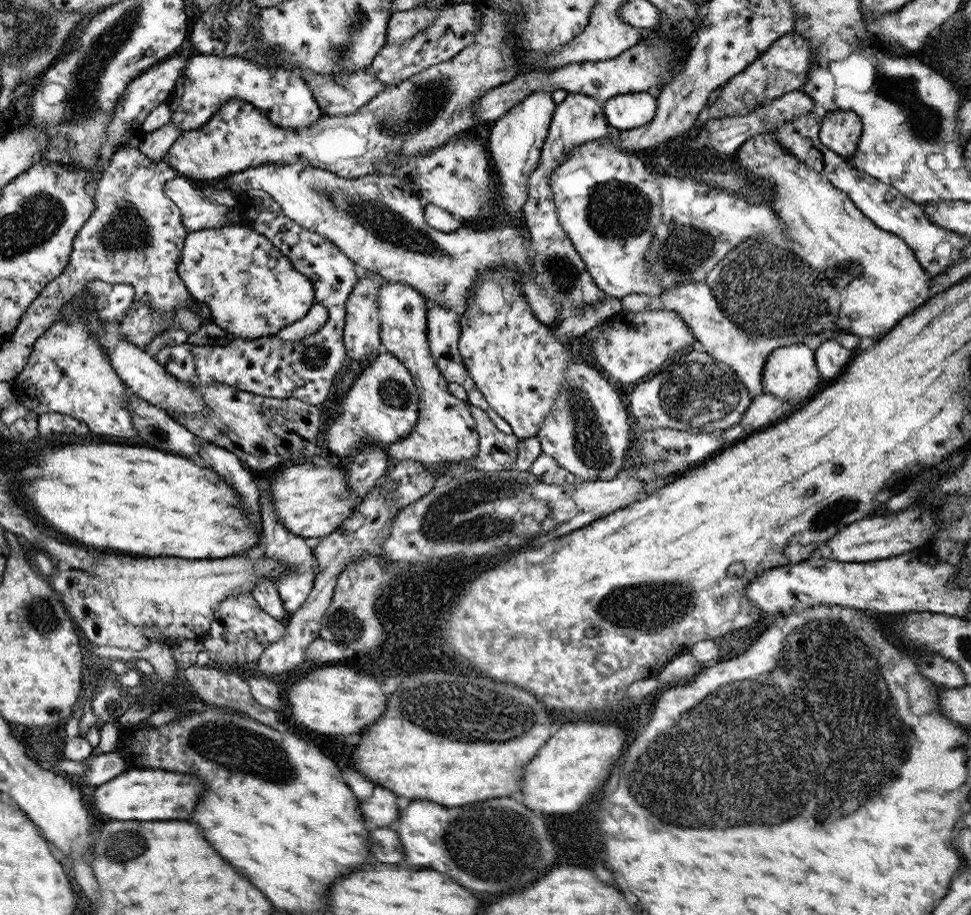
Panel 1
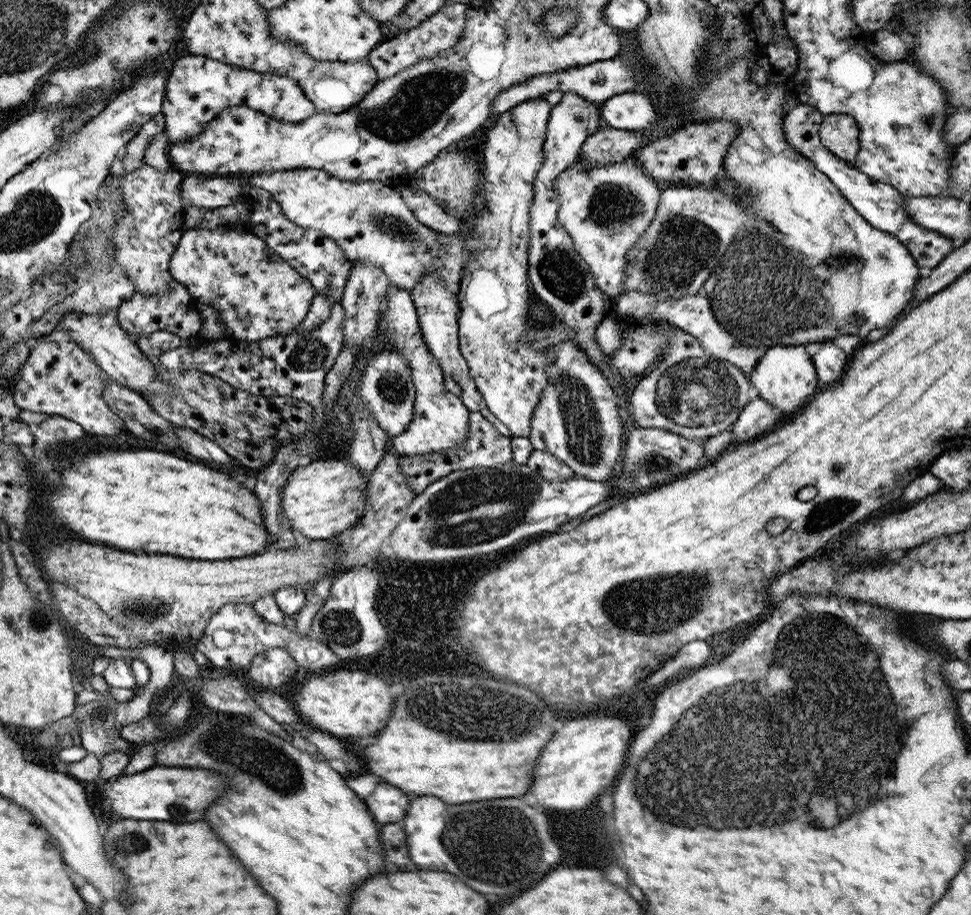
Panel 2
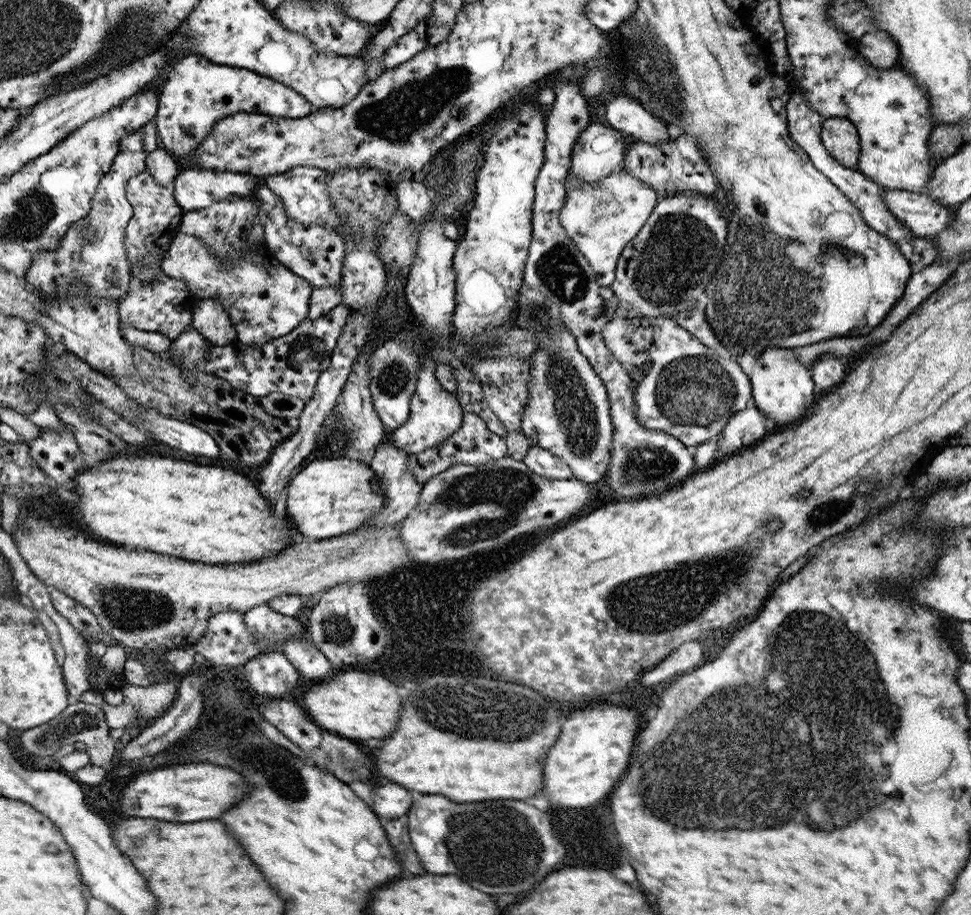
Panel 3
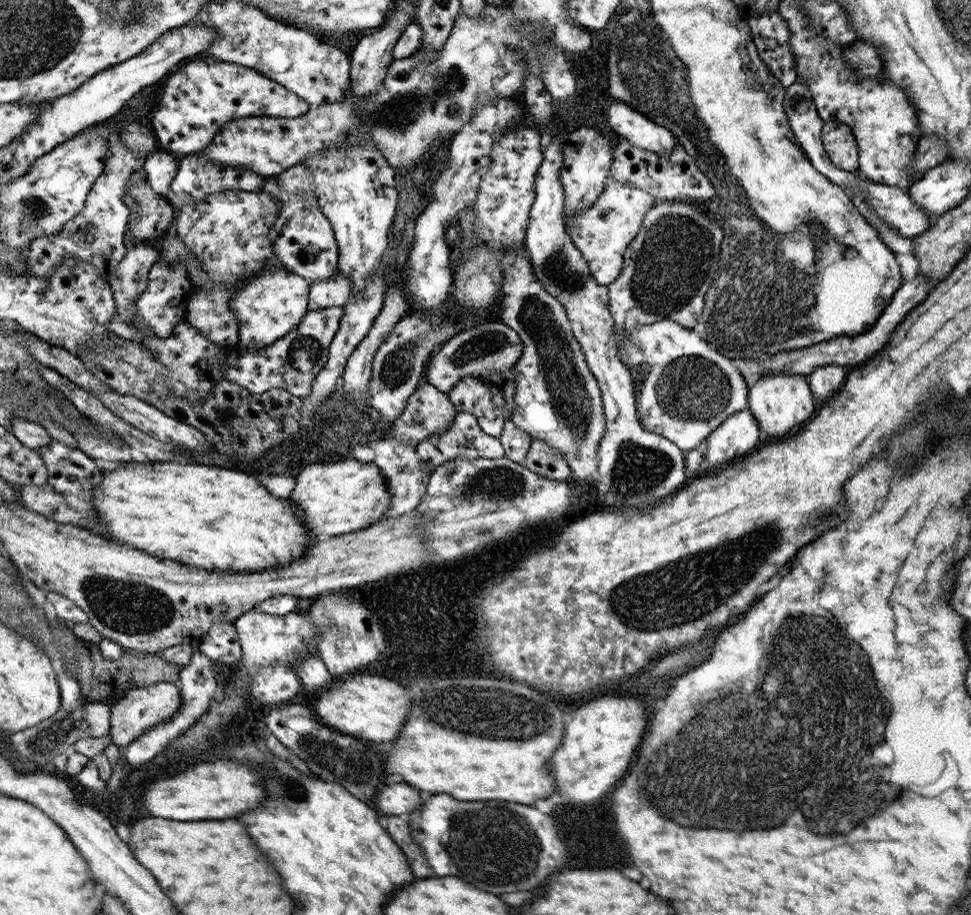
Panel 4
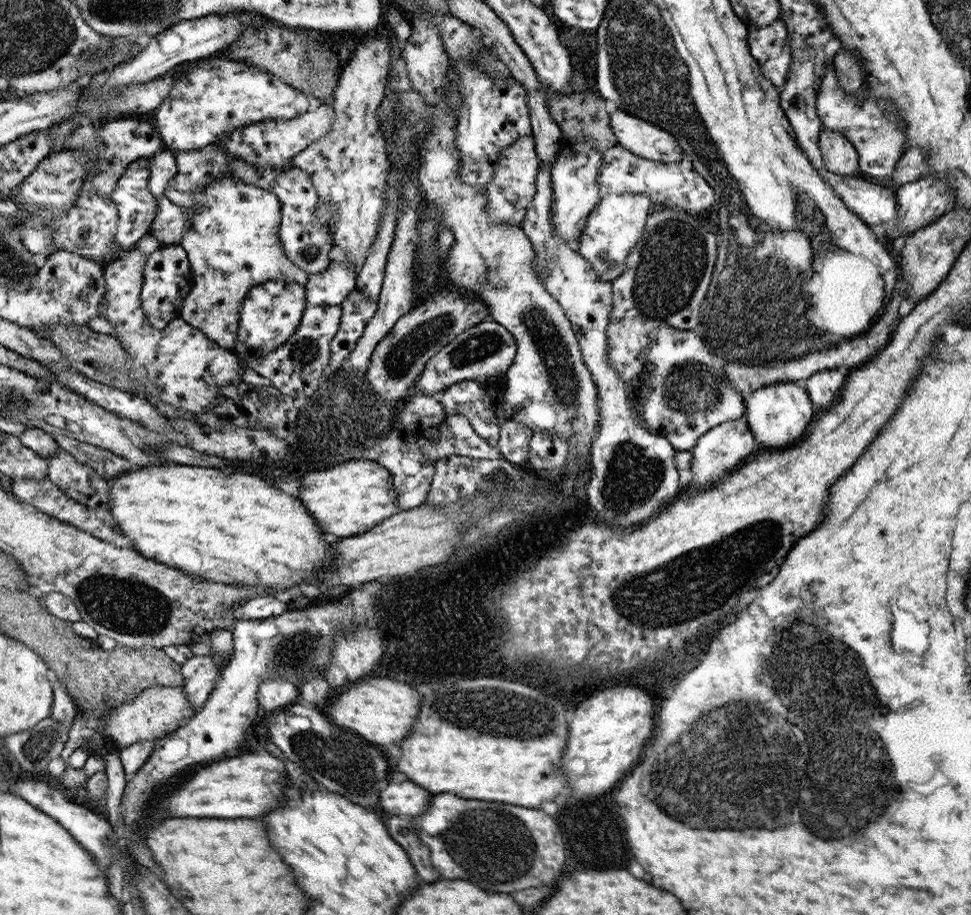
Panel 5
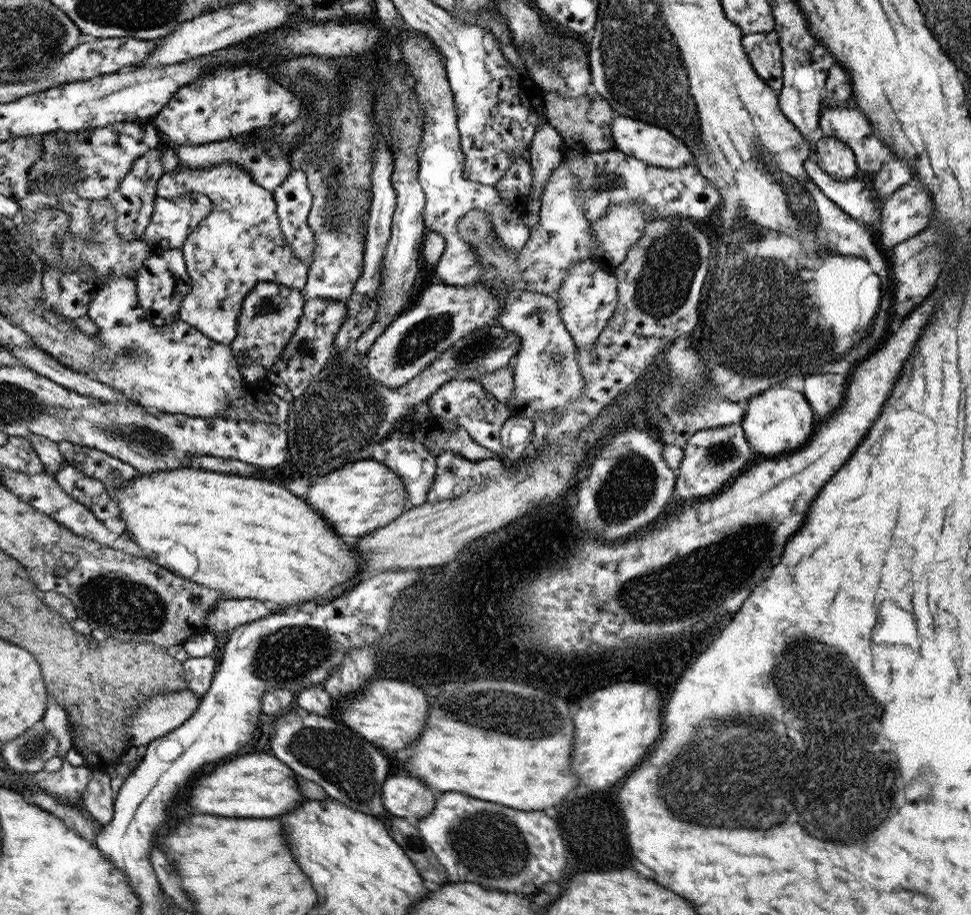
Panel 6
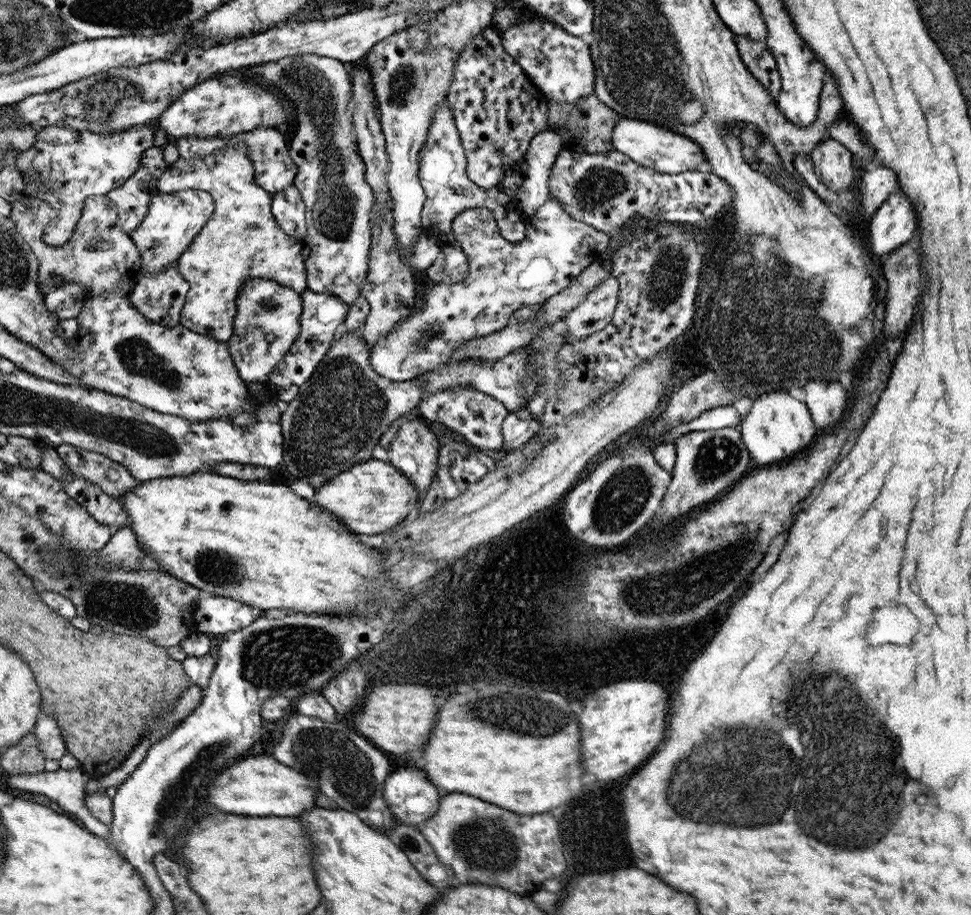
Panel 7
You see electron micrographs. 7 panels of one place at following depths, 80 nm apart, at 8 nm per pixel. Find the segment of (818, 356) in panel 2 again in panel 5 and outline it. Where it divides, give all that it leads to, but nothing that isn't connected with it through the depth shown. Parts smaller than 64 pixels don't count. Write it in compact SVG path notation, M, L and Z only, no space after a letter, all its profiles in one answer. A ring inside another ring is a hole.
M826 369L807 378L806 392L817 412L835 404L846 381L842 369Z

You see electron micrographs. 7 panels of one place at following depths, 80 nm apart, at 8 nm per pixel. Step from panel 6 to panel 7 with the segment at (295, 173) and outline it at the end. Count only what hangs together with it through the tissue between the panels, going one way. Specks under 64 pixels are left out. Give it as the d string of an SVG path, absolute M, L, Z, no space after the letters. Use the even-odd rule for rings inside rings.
M295 184L273 194L272 211L279 227L288 236L294 237L297 242L301 242L301 238L307 229L306 212L304 201L301 199Z

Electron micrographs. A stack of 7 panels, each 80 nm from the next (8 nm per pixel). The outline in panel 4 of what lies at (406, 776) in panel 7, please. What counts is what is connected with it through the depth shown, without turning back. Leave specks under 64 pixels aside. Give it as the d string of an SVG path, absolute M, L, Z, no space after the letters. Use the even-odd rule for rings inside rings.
M390 784L376 796L376 806L386 814L410 814L422 806L420 792L408 784Z

